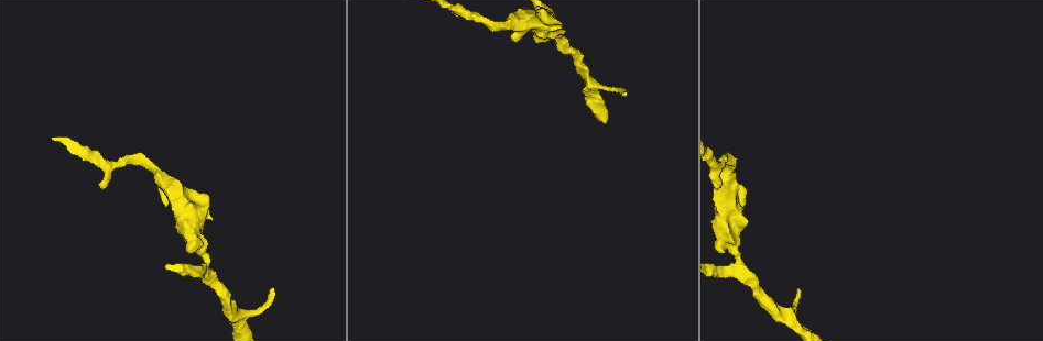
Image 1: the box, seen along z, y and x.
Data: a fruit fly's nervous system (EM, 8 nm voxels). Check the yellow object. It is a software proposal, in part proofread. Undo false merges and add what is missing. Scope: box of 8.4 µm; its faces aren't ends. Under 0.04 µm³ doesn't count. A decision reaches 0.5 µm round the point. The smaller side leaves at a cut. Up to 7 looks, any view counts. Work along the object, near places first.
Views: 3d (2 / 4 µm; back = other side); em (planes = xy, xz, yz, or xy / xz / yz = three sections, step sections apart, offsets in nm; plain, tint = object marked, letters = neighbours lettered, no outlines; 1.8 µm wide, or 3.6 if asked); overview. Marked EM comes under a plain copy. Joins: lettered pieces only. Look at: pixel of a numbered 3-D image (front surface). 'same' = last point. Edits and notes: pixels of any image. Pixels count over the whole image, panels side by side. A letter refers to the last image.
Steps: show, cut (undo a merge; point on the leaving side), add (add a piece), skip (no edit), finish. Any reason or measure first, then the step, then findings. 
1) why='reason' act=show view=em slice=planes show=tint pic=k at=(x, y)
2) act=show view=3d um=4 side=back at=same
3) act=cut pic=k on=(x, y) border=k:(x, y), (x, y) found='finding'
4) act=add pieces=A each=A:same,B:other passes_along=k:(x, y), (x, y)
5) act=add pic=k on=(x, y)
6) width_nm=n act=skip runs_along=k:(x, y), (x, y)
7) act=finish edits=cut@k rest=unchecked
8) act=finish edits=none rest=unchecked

why='an open end' act=show view=3d um=2 pic=1 at=(798, 290)

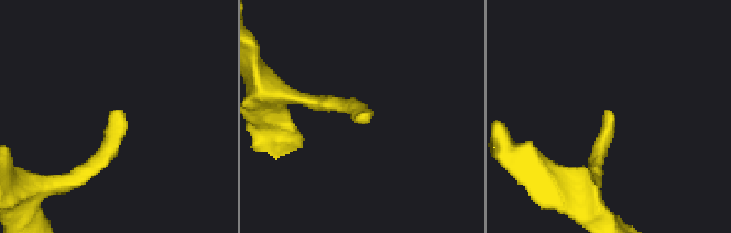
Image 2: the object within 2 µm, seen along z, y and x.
why='shape alone is not enough' act=show view=em slice=yz step=4 show=tint pic=2 at=(121, 110)

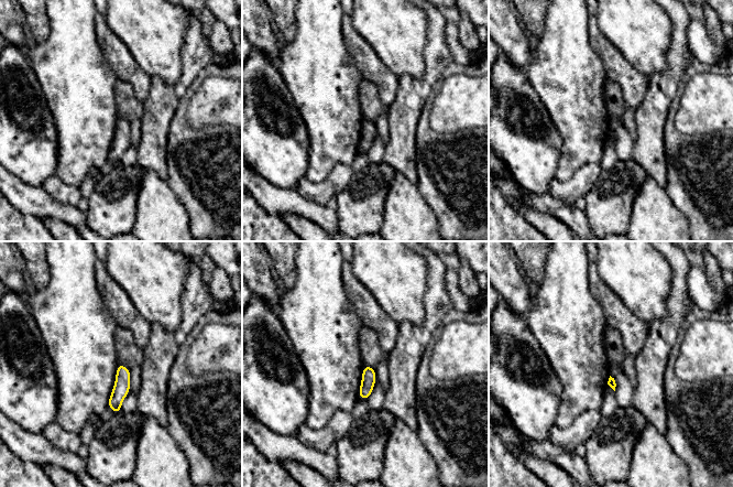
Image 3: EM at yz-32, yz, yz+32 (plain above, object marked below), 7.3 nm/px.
act=show view=em slice=yz step=4 show=letters at=same

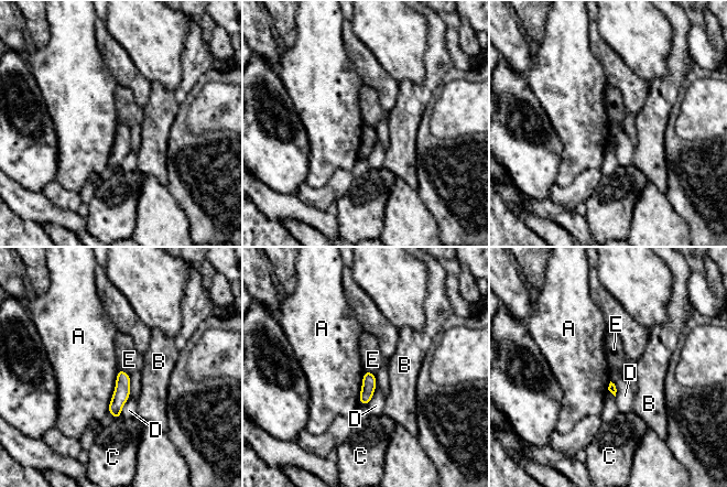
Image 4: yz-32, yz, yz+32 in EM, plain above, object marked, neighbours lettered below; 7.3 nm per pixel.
act=skip each=A:other,B:other,C:other,D:other,E:other border=4:(118, 368), (121, 368), (129, 375) found='none of them fits'

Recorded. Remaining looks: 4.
act=show view=em slice=planes show=letters pic=1 at=(165, 207)

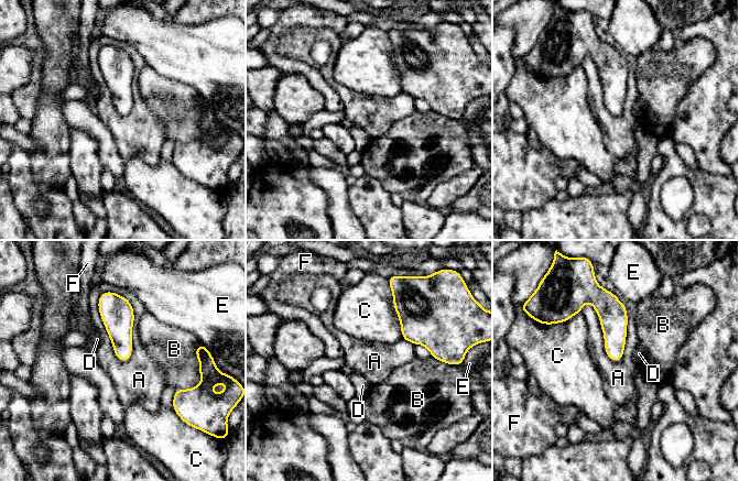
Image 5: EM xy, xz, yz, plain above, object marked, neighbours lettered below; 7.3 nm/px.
act=skip each=A:other,B:other,C:other,D:other,E:other,F:other border=5:(105, 290), (98, 313), (125, 362) found='no lettered piece goes on from it'

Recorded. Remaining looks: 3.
act=finish edits=none rest=unchecked

